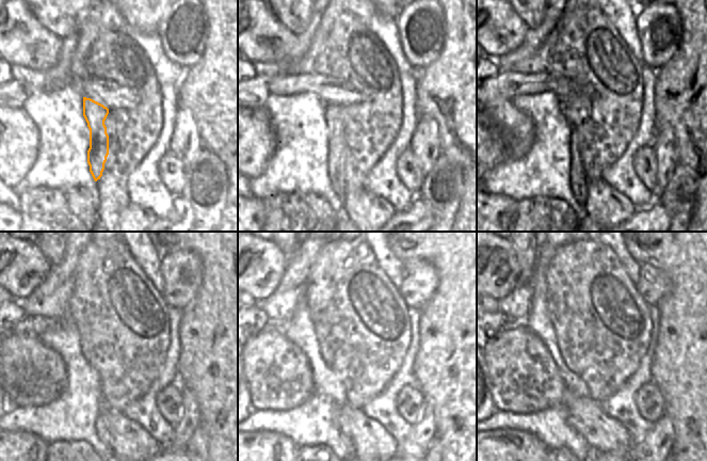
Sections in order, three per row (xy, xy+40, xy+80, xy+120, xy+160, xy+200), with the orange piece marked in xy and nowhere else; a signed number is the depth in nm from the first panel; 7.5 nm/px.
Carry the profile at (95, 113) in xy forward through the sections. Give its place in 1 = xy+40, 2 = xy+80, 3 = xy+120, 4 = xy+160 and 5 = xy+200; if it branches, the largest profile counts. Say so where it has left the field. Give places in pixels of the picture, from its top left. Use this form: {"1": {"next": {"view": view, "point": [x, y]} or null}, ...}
{"1": {"next": {"view": "xy+40", "point": [332, 112]}}, "2": {"next": {"view": "xy+80", "point": [577, 177]}}, "3": {"next": {"view": "xy+120", "point": [101, 430]}}, "4": {"next": {"view": "xy+160", "point": [346, 441]}}, "5": {"next": {"view": "xy+200", "point": [590, 447]}}}

